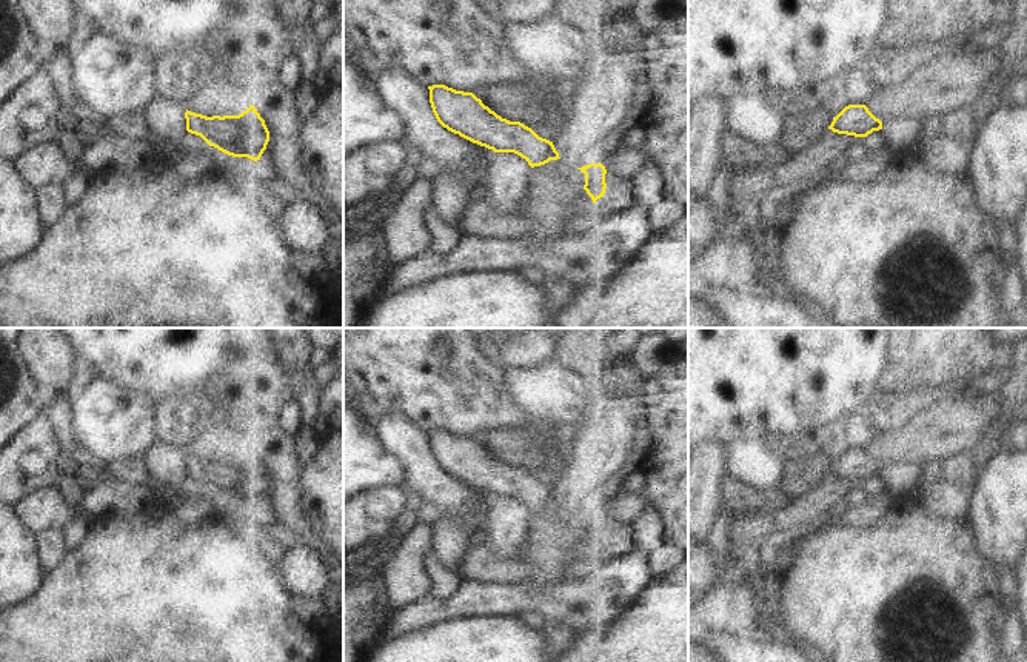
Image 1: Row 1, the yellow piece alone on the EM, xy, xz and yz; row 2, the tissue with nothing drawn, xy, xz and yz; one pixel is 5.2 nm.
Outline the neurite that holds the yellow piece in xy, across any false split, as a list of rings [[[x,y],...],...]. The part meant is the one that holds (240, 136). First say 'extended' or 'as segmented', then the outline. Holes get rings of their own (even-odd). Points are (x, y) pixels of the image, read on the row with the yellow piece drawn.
as segmented | [[[251,105],[239,115],[206,117],[186,109],[186,131],[200,135],[209,146],[232,155],[257,162],[269,142],[265,120]]]

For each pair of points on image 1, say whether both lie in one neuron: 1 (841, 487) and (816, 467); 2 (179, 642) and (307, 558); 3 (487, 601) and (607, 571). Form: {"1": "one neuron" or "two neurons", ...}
{"1": "two neurons", "2": "two neurons", "3": "one neuron"}

